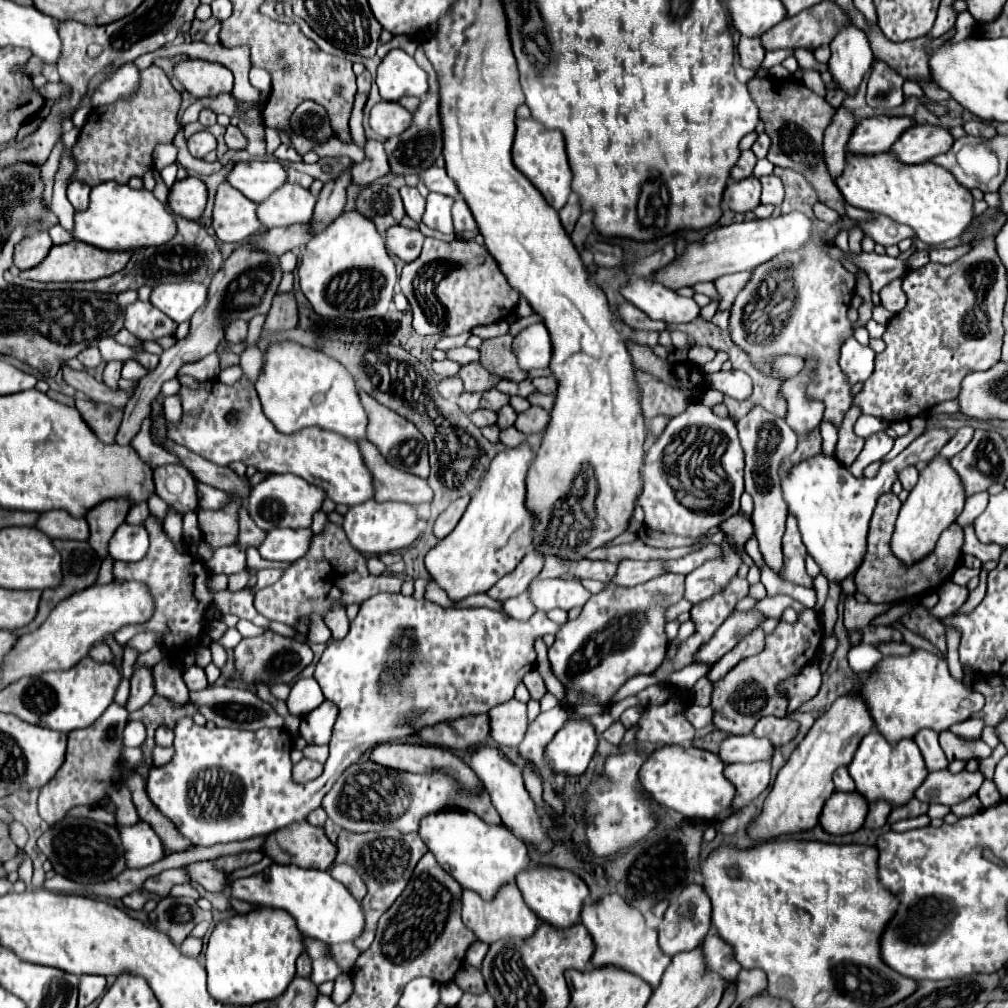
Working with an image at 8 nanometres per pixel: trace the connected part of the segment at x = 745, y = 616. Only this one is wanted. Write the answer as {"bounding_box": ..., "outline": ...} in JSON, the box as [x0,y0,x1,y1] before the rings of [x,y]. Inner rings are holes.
{"bounding_box":[693,611,763,665],"outline":[[[735,611],[731,613],[723,625],[715,631],[715,635],[709,639],[709,643],[701,645],[699,651],[693,655],[695,663],[713,665],[719,661],[727,651],[731,651],[753,627],[759,625],[763,617],[753,611]]]}

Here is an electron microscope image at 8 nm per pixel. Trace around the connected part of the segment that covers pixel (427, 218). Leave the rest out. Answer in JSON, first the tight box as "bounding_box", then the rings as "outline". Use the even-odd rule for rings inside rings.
{"bounding_box":[423,193,453,233],"outline":[[[429,193],[423,223],[431,229],[437,229],[443,233],[453,233],[451,207],[453,207],[453,197],[445,197],[441,193]]]}

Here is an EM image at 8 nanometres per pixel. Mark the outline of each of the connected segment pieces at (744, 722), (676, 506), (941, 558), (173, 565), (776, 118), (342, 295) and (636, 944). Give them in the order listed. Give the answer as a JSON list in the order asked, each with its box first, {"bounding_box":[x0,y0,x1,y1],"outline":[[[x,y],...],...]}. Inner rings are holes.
[{"bounding_box":[709,609,823,735],"outline":[[[803,609],[795,623],[787,623],[781,619],[775,631],[765,635],[765,649],[761,653],[739,661],[723,679],[713,683],[713,695],[709,703],[709,707],[713,709],[713,725],[729,735],[747,735],[761,717],[785,715],[789,699],[779,689],[779,685],[787,677],[799,675],[801,669],[809,665],[815,659],[815,655],[819,655],[821,643],[823,629],[813,609]]]},{"bounding_box":[639,401,743,539],"outline":[[[701,401],[689,403],[681,415],[669,421],[667,429],[645,455],[645,465],[641,471],[645,485],[639,499],[645,511],[645,525],[653,531],[675,533],[693,539],[701,537],[709,529],[719,527],[739,511],[739,497],[743,493],[743,467],[743,449],[739,445],[735,421],[729,415],[717,417],[711,407],[703,405]],[[691,429],[705,429],[705,447],[697,447],[697,443],[689,445],[689,439],[685,437]],[[703,507],[705,511],[693,511]]]},{"bounding_box":[855,491,963,603],"outline":[[[893,491],[881,495],[877,499],[877,507],[871,517],[869,525],[869,535],[867,535],[867,553],[865,559],[855,575],[857,591],[867,595],[869,603],[895,603],[899,599],[907,597],[921,597],[927,593],[935,593],[947,579],[951,579],[953,571],[961,565],[963,557],[963,529],[957,523],[951,523],[939,537],[933,553],[923,557],[917,565],[903,565],[891,551],[891,535],[895,527],[895,519],[899,513],[901,501]]]},{"bounding_box":[113,515,271,651],"outline":[[[149,515],[143,525],[151,537],[149,555],[145,555],[145,559],[137,561],[137,563],[115,561],[113,575],[115,575],[115,579],[121,579],[121,581],[141,577],[141,581],[145,581],[151,587],[153,597],[157,599],[157,611],[149,623],[143,623],[141,627],[125,627],[125,629],[117,631],[115,641],[119,645],[125,645],[133,635],[137,635],[141,631],[155,631],[161,635],[161,643],[167,651],[185,647],[191,639],[205,633],[211,609],[217,609],[223,615],[233,613],[239,619],[247,619],[263,629],[269,629],[271,621],[267,617],[261,617],[257,613],[257,609],[253,607],[253,591],[251,589],[241,589],[235,593],[233,591],[211,591],[207,585],[209,571],[205,569],[203,561],[191,557],[189,553],[181,553],[177,549],[177,545],[173,543],[173,539],[165,533],[161,521],[155,515]]]},{"bounding_box":[749,77,845,217],"outline":[[[753,77],[749,83],[749,93],[759,107],[761,121],[765,123],[765,133],[771,137],[771,149],[767,159],[773,165],[789,167],[807,175],[811,185],[817,189],[821,203],[835,209],[841,217],[845,215],[845,199],[839,187],[833,183],[831,175],[825,171],[823,161],[823,133],[831,123],[835,109],[819,95],[813,95],[805,85],[795,83],[795,79],[775,79],[775,77]]]},{"bounding_box":[297,211,397,319],"outline":[[[357,211],[341,213],[321,235],[307,243],[297,265],[297,275],[303,295],[321,317],[347,319],[385,315],[397,281],[395,265],[385,249],[383,237]]]},{"bounding_box":[581,893,671,989],"outline":[[[611,893],[595,905],[585,905],[581,911],[581,923],[587,927],[595,941],[595,953],[591,961],[593,967],[613,965],[641,977],[653,989],[659,987],[663,971],[671,963],[671,957],[661,951],[657,943],[657,931],[645,925],[645,919],[639,911],[633,911],[633,907],[629,907],[617,893]]]}]

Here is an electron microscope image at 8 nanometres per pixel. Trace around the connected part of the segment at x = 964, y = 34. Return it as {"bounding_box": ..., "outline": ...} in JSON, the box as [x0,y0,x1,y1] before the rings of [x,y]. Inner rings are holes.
{"bounding_box":[951,11,976,43],"outline":[[[968,11],[959,13],[955,22],[956,34],[951,39],[951,42],[957,43],[965,40],[972,34],[975,25],[976,21]]]}

